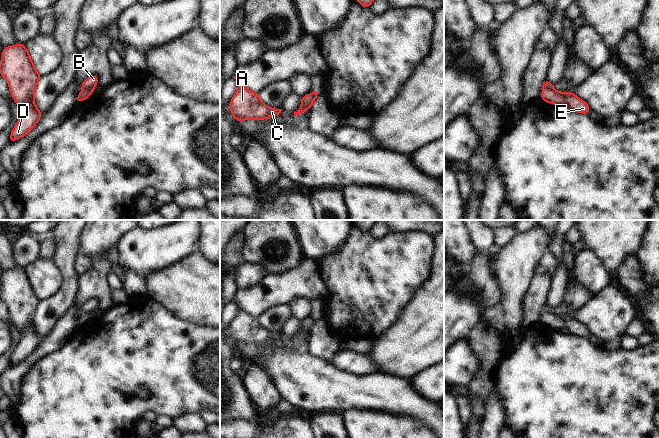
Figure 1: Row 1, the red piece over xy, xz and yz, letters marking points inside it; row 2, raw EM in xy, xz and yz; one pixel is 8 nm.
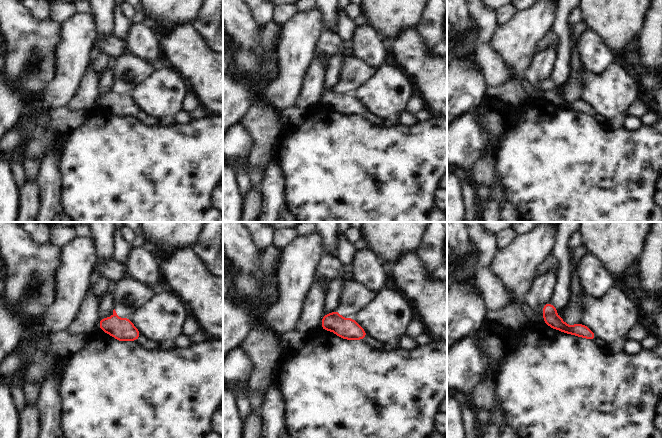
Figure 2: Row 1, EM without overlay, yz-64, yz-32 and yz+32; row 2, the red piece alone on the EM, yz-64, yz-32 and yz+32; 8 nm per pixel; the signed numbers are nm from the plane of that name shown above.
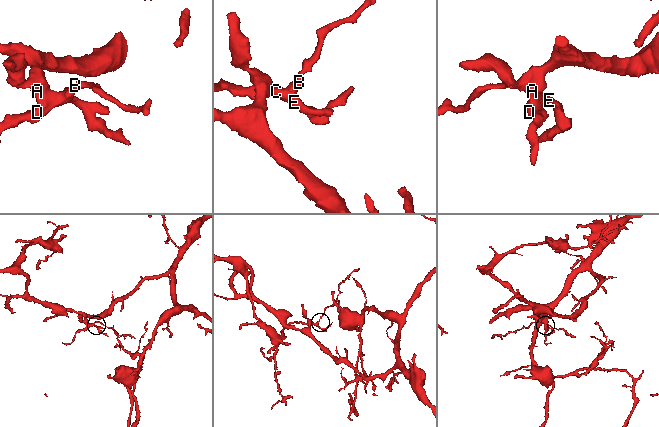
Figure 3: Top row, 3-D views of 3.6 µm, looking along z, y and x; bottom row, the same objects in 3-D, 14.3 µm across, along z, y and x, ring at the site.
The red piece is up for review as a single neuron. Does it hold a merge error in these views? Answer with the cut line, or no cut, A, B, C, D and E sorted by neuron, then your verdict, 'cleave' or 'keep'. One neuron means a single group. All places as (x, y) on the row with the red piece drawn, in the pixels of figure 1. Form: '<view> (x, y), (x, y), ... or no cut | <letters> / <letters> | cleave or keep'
xy (82, 88), (92, 90) | A C D E / B | cleave

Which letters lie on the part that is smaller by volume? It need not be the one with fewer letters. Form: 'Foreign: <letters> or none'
Foreign: B

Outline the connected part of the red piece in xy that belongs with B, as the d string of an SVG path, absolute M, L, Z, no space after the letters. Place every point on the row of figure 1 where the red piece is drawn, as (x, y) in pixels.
M93 74L87 77L81 85L82 89L93 90L98 85L98 76Z

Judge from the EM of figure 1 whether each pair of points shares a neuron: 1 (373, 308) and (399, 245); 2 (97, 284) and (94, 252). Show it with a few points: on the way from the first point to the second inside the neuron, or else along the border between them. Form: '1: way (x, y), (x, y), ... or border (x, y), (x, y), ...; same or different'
1: way (373, 292), (373, 287), (399, 261); same
2: border (114, 246), (105, 256), (101, 256), (93, 261); different

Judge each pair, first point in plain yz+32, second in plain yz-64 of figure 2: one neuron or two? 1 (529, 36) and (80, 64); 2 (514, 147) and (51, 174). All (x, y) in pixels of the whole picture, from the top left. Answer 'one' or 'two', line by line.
1: one
2: two

